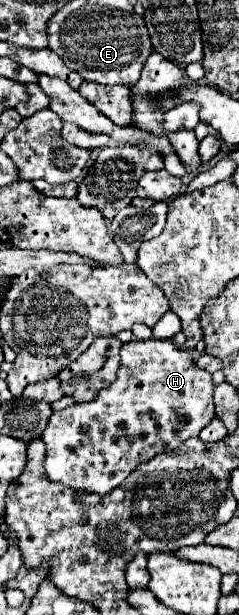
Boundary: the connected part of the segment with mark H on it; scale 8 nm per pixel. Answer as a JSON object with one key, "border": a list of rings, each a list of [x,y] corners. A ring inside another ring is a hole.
{"border":[[[168,339],[130,341],[120,349],[120,373],[118,379],[98,393],[90,403],[76,403],[58,413],[52,413],[42,441],[46,443],[44,471],[48,481],[60,483],[72,489],[84,489],[88,493],[108,493],[118,487],[138,465],[150,461],[162,451],[176,449],[182,441],[196,437],[214,417],[212,401],[212,375],[198,369],[186,349],[176,347]]]}

